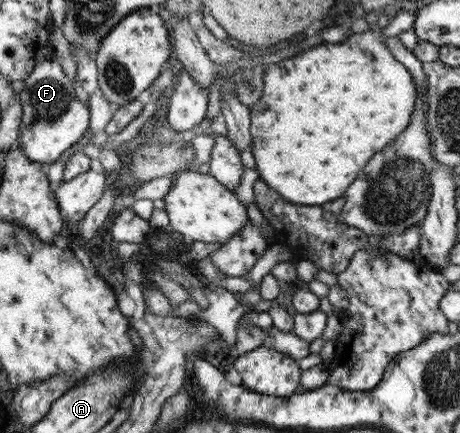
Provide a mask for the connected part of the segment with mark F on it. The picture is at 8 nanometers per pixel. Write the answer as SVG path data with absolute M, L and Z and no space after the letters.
M52 55L47 60L38 61L36 69L32 69L30 77L24 81L24 87L18 93L21 105L18 142L30 161L50 164L85 135L89 110L74 93L73 85Z

